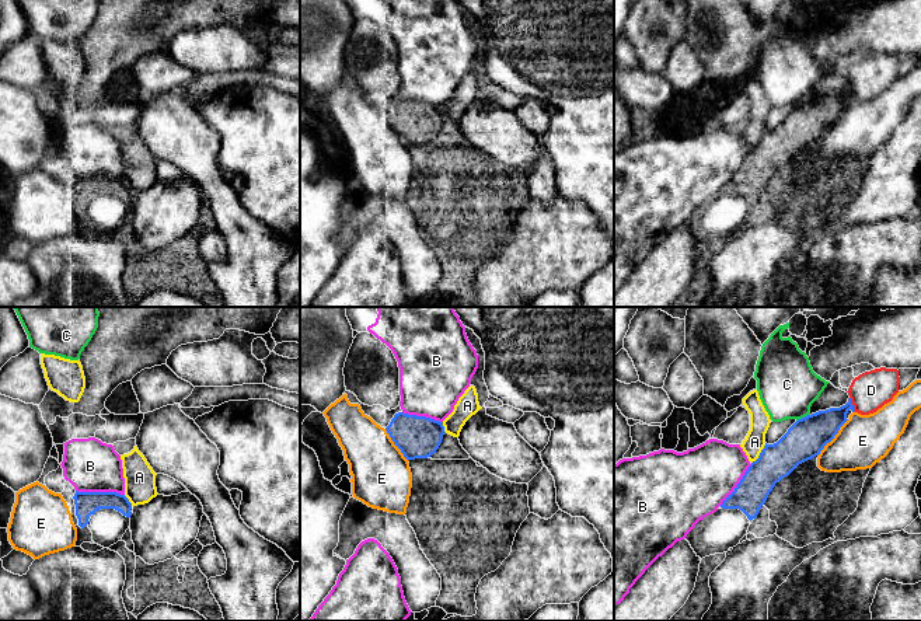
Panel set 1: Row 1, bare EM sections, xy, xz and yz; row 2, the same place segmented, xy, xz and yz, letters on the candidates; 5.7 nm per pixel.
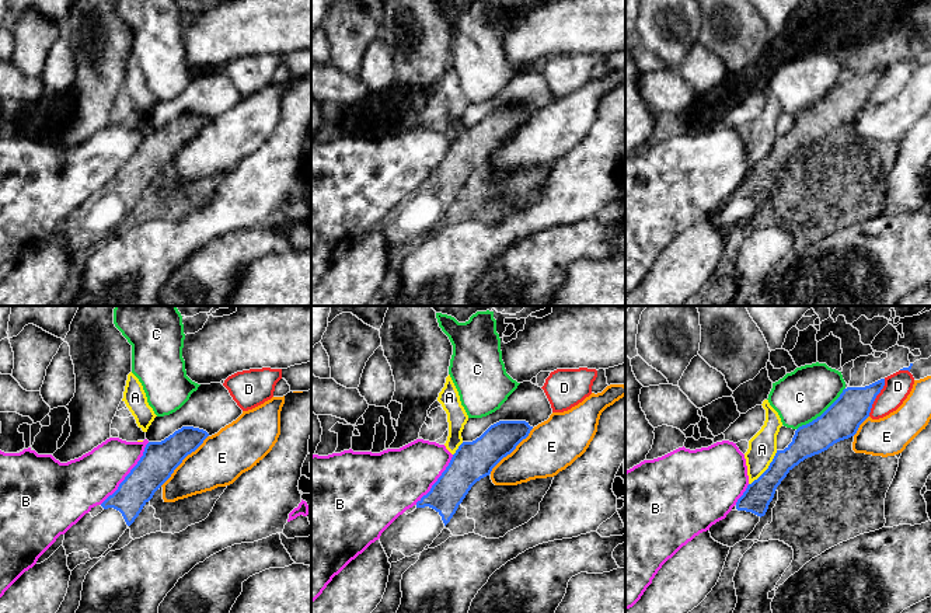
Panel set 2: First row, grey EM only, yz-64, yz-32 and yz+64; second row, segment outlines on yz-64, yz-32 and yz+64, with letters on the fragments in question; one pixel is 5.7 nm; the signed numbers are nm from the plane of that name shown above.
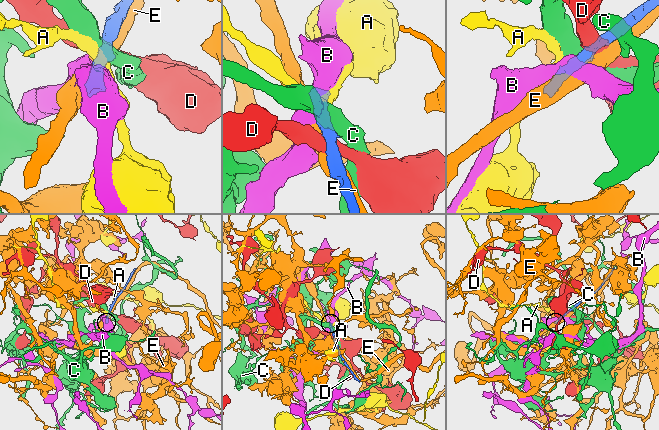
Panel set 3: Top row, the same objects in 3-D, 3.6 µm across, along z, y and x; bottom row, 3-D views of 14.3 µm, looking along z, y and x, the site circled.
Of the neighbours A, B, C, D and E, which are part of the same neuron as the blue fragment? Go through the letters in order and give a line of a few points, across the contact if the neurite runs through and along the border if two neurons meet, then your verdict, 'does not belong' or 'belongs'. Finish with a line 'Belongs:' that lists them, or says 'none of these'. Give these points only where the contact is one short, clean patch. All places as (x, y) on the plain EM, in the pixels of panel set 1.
A: line yz (766, 129), (760, 140), (750, 150); does not belong
B: does not belong
C: does not belong
D: line yz (850, 83), (854, 97); does not belong
E: does not belong
Belongs: none of these

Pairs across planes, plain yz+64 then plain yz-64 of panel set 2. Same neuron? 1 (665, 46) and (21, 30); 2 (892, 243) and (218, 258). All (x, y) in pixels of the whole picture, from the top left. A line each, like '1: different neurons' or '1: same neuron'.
1: same neuron
2: same neuron

